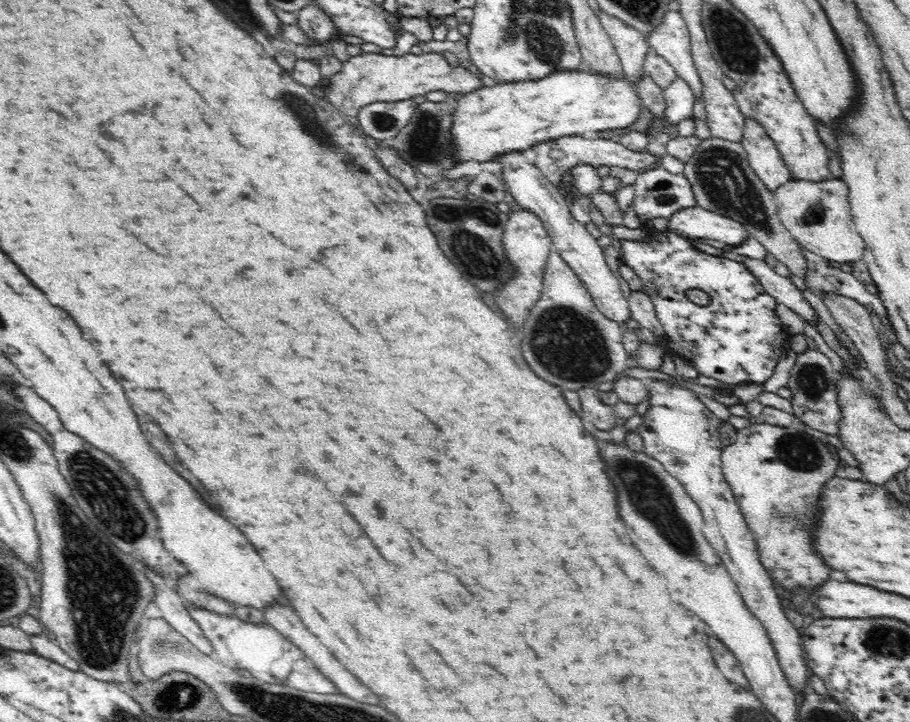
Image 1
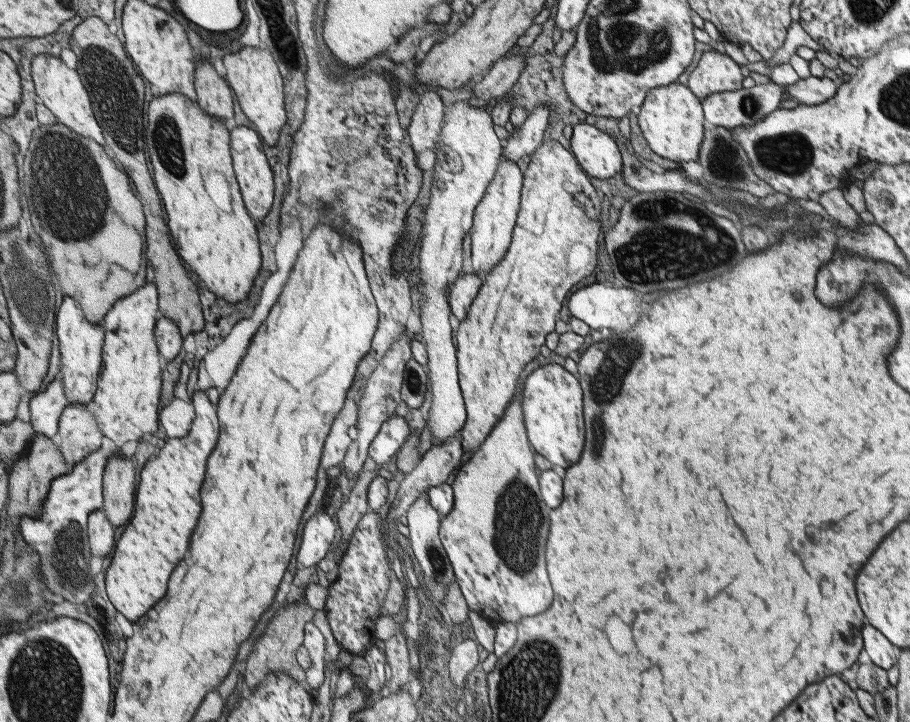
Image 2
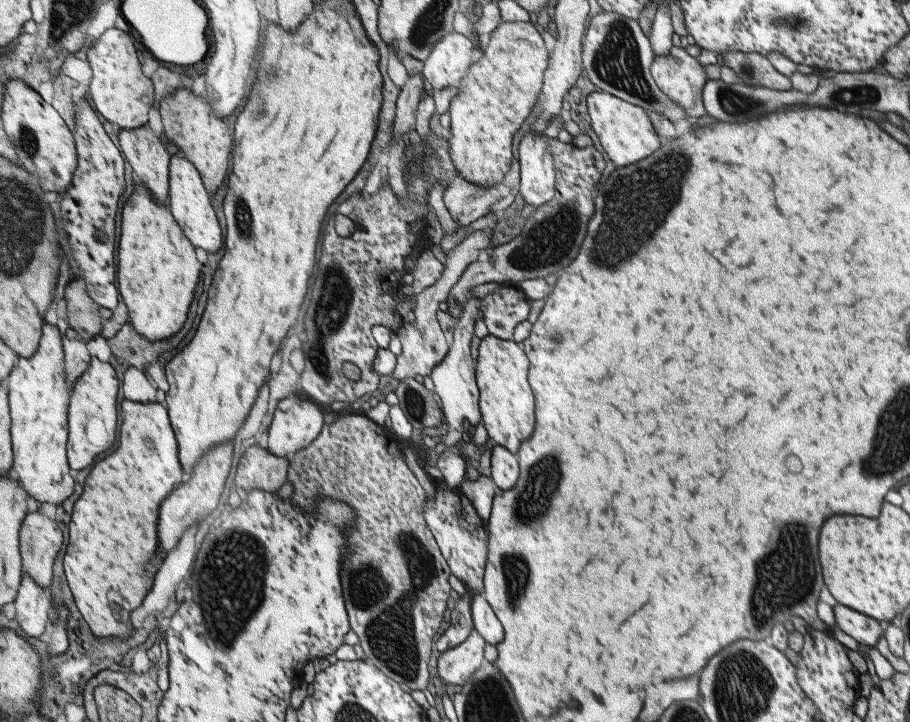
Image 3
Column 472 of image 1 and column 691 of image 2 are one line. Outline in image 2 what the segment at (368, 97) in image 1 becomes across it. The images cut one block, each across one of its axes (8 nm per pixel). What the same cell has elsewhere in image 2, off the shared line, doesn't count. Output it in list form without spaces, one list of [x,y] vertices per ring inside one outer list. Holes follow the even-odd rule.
[[[716,51],[705,52],[687,78],[687,88],[700,100],[717,92],[733,92],[741,88],[739,66]]]

